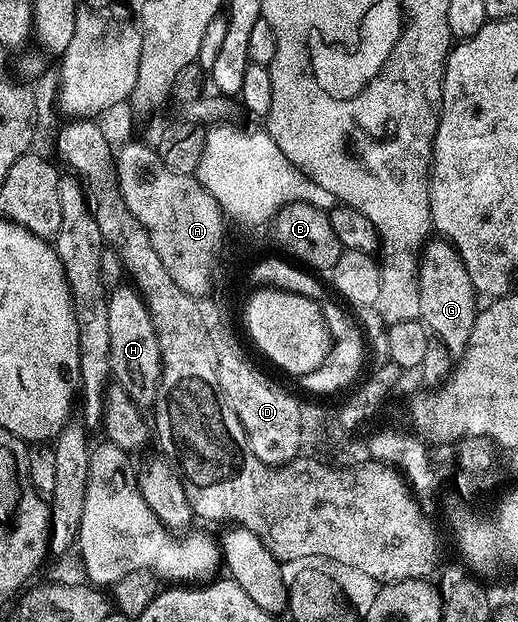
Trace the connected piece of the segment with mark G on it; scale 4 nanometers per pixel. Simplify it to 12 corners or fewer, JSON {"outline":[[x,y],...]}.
{"outline":[[455,247],[418,255],[420,319],[459,357],[478,314]]}

